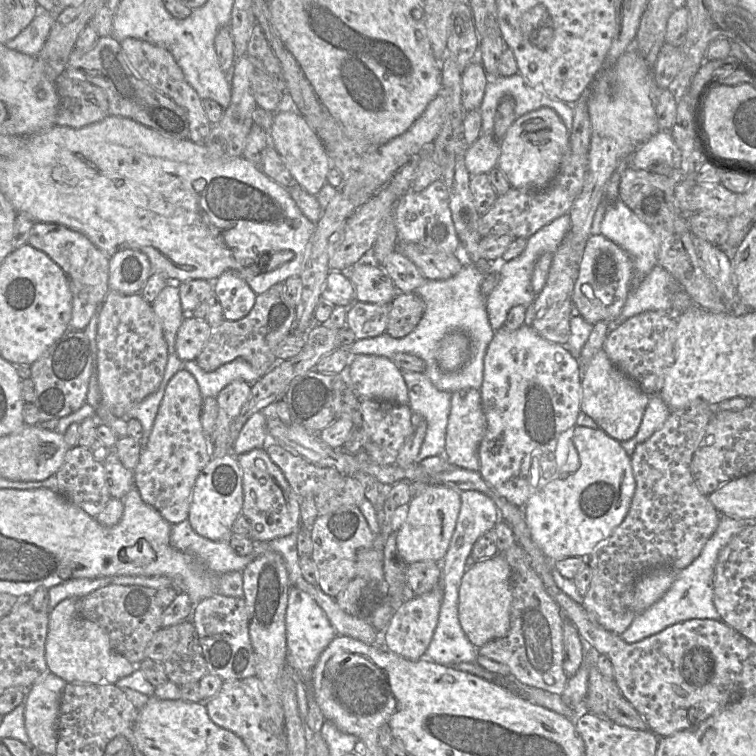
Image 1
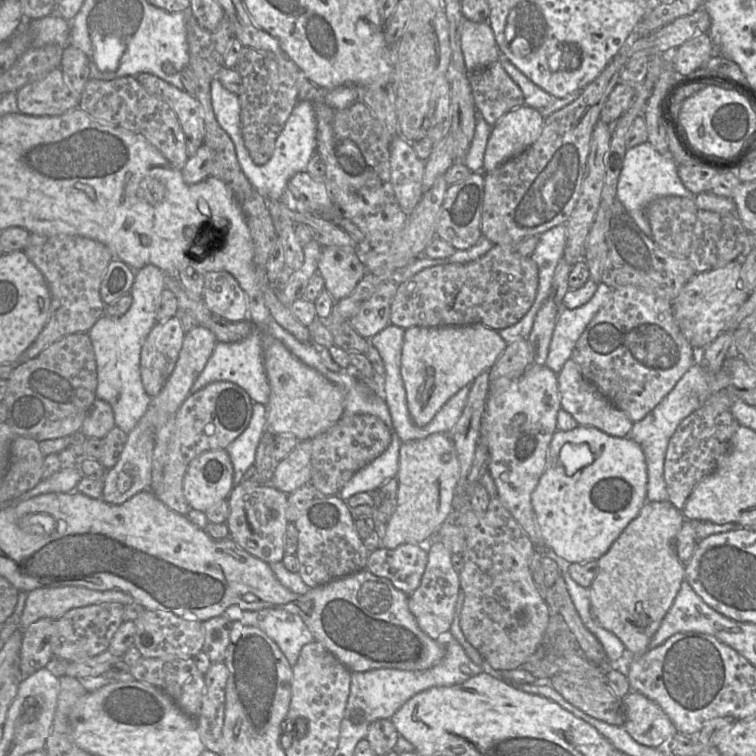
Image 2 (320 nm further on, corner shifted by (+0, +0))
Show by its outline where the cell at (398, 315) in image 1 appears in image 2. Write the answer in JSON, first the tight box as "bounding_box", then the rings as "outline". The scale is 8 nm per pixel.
{"bounding_box":[390,244,538,330],"outline":[[[495,244],[483,256],[467,263],[451,263],[423,269],[397,287],[390,309],[390,324],[408,329],[410,327],[438,327],[438,326],[465,326],[470,324],[483,324],[493,330],[501,330],[518,323],[531,308],[538,289],[538,269],[536,263],[529,257],[521,256],[516,251],[516,245]]]}

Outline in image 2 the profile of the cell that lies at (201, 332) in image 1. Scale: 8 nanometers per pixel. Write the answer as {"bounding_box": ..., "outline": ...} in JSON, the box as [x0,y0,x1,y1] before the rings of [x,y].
{"bounding_box":[140,316,186,396],"outline":[[[179,316],[158,322],[143,343],[140,355],[141,379],[146,393],[157,396],[177,363],[186,332]]]}

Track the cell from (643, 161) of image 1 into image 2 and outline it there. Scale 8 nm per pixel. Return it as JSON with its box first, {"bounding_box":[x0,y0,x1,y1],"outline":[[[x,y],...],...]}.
{"bounding_box":[617,141,696,237],"outline":[[[648,141],[628,149],[617,184],[617,196],[637,226],[648,237],[652,230],[646,215],[647,206],[663,196],[682,196],[695,201],[696,195],[682,183],[677,163],[670,155],[660,154]]]}

